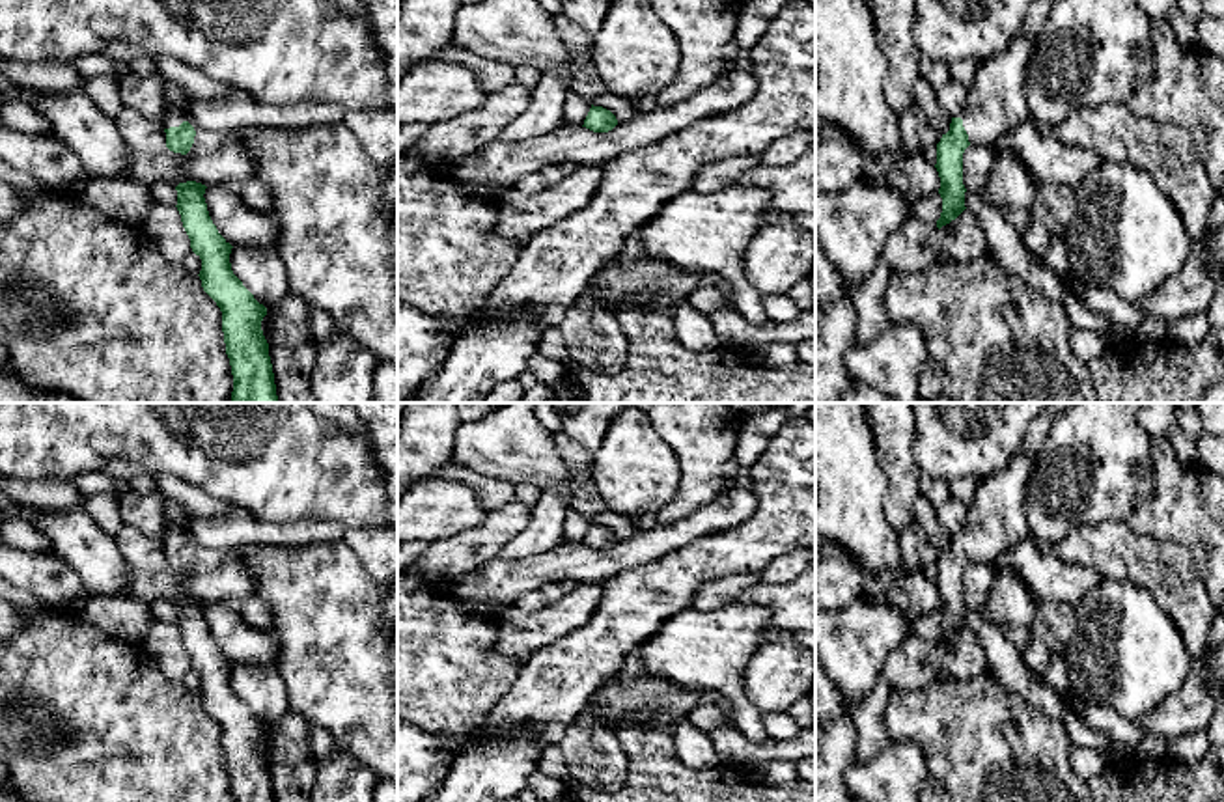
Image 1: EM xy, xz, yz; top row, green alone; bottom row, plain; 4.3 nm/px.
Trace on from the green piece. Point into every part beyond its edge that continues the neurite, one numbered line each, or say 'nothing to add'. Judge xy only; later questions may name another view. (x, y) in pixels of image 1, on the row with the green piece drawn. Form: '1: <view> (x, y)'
1: xy (174, 114)

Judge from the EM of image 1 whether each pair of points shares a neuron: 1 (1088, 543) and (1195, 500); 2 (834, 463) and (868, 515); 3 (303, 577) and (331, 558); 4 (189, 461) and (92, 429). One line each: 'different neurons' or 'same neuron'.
1: different neurons
2: same neuron
3: same neuron
4: same neuron

